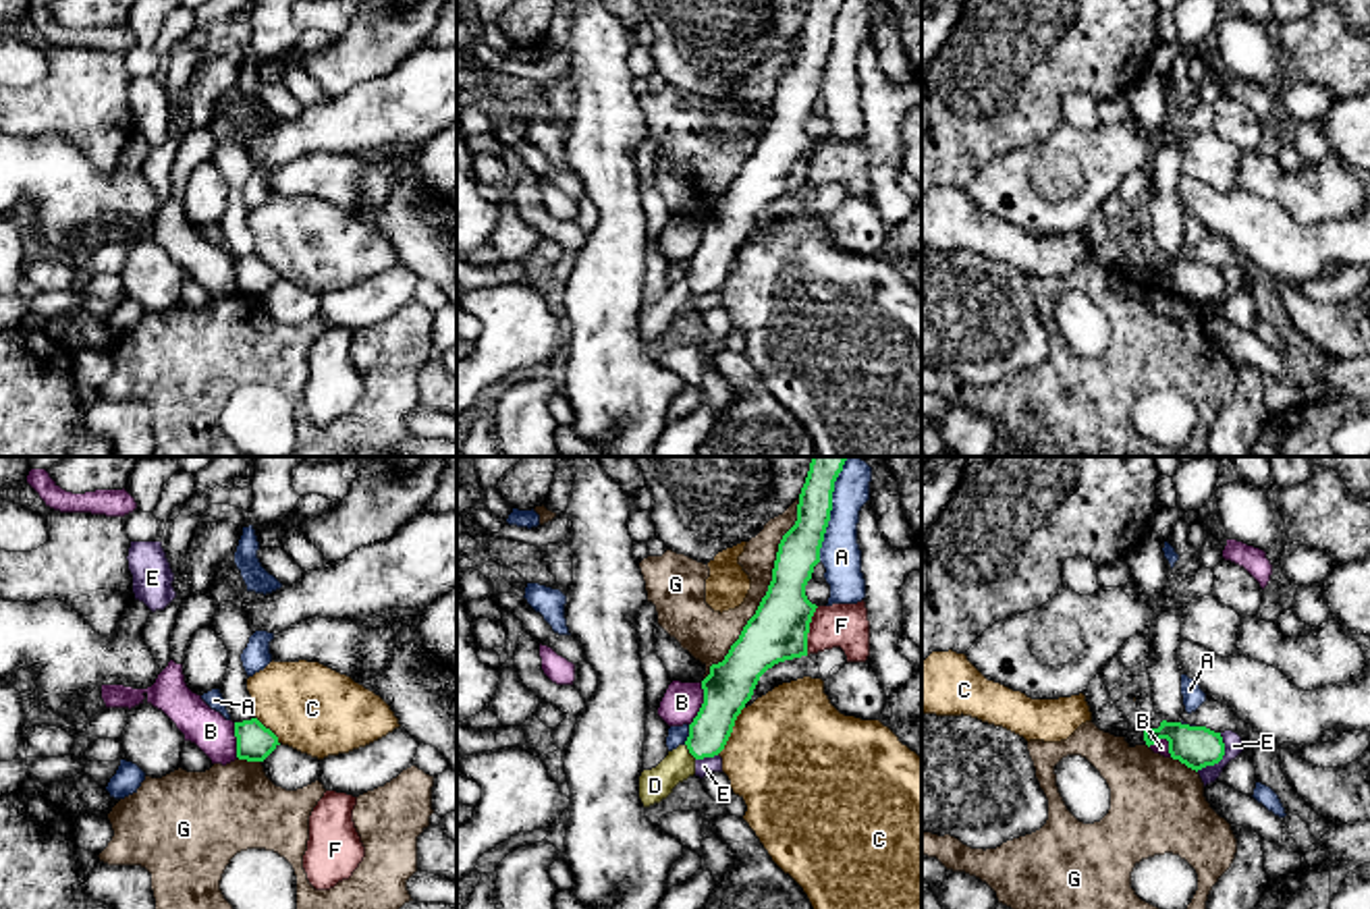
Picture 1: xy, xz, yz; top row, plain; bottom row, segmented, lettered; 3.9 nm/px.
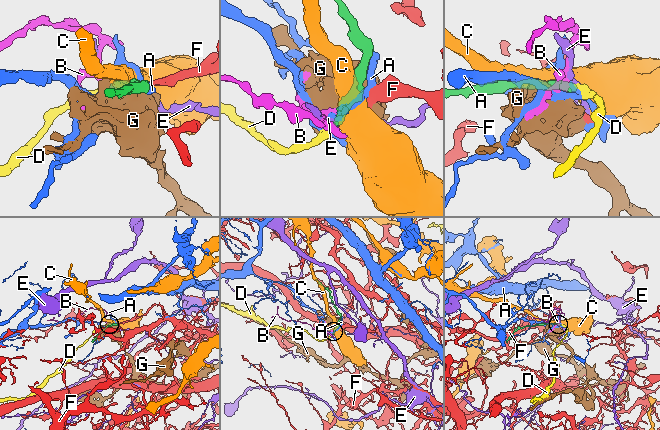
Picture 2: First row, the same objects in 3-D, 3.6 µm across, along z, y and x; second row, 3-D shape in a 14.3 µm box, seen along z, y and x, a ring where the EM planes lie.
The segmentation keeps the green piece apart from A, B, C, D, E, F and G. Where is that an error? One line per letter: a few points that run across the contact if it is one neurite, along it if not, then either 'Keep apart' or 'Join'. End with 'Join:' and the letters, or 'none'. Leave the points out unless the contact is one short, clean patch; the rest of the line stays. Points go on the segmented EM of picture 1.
A: Keep apart
B: Line: xz (702, 683), (702, 706), (690, 725). Keep apart
C: Keep apart
D: Line: xz (723, 698), (710, 731), (690, 752), (654, 785). Join
E: Line: yz (1221, 733), (1223, 756), (1196, 770). Keep apart
F: Line: xz (818, 607), (810, 623), (806, 654). Keep apart
G: Keep apart
Join: D

